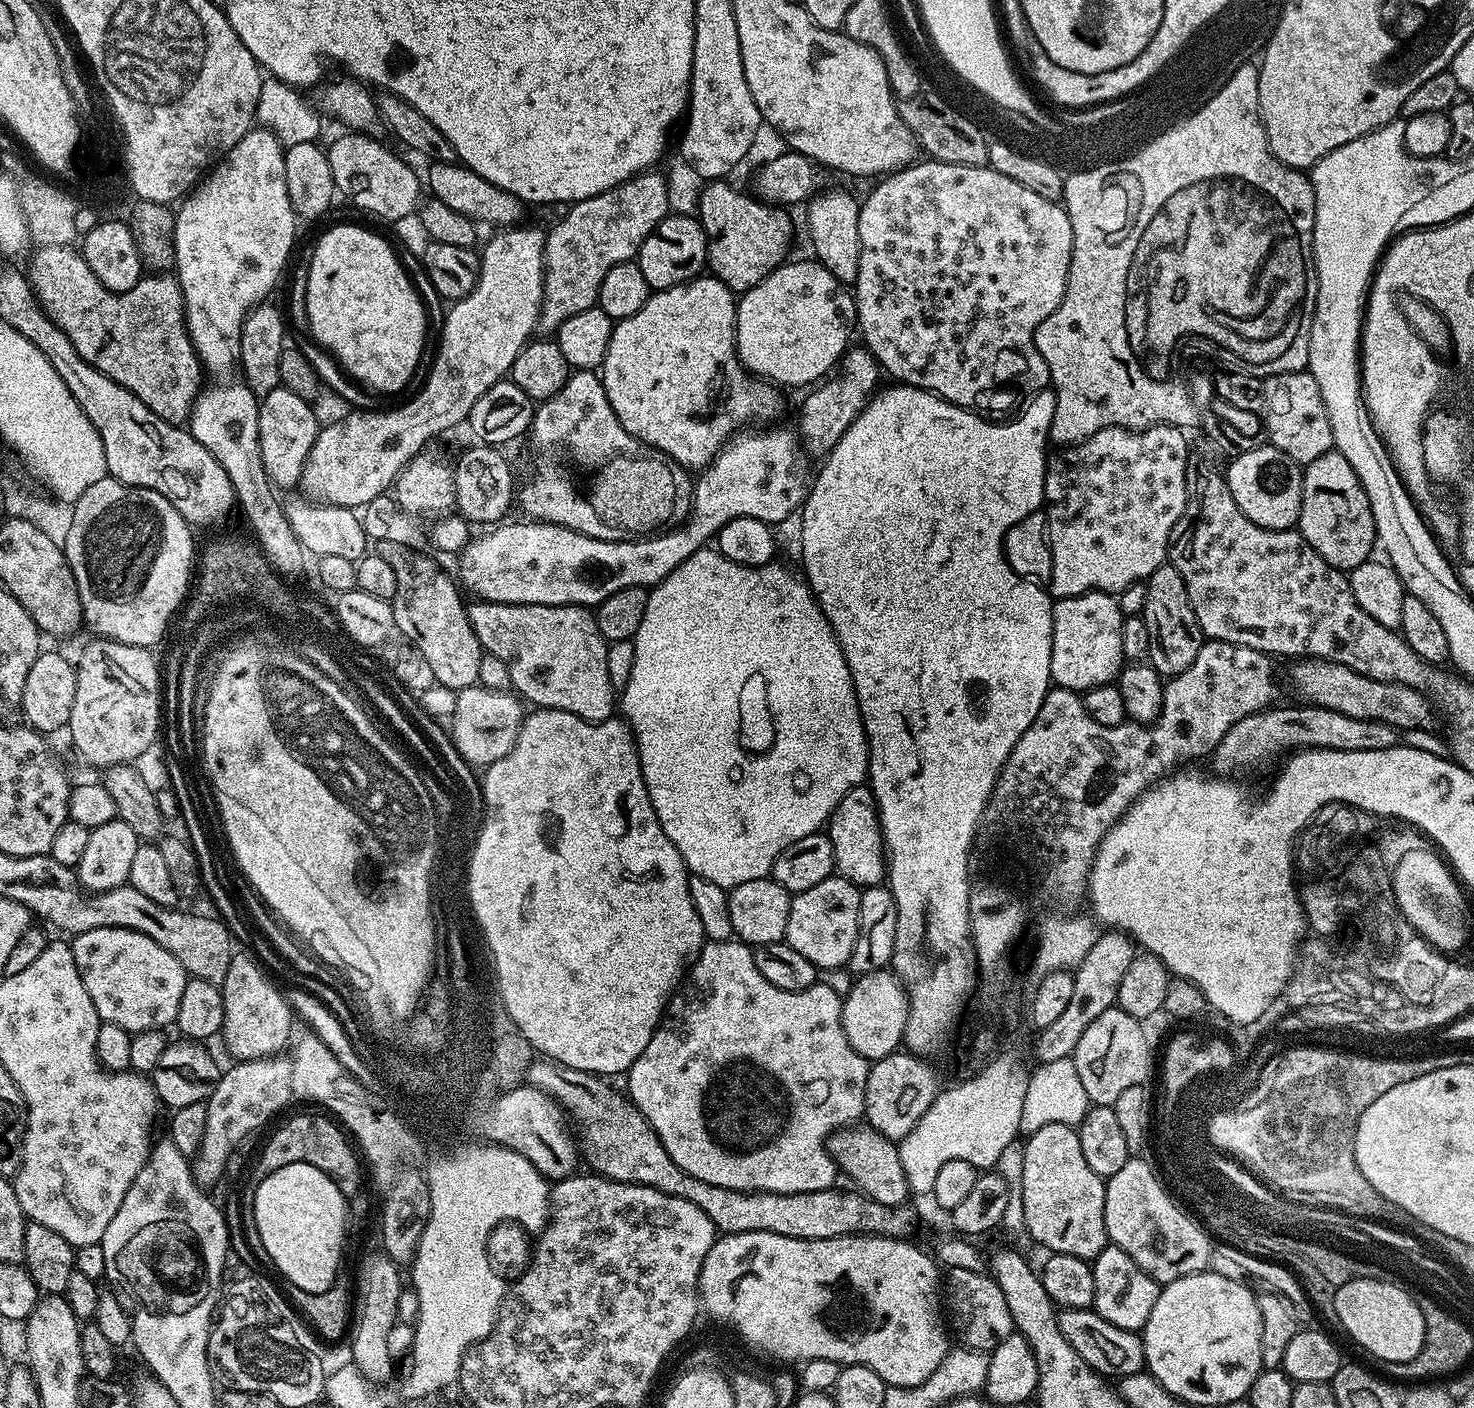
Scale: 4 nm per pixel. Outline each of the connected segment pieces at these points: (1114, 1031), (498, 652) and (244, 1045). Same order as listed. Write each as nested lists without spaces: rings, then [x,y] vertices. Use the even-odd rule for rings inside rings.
[[[1119,1006],[1106,1010],[1106,1014],[1098,1014],[1086,1031],[1078,1046],[1072,1051],[1071,1059],[1077,1067],[1079,1081],[1086,1090],[1089,1101],[1093,1105],[1106,1104],[1115,1106],[1118,1097],[1130,1086],[1148,1084],[1148,1075],[1152,1072],[1152,1044],[1144,1033],[1145,1025],[1126,1014]]]
[[[476,598],[467,605],[467,609],[468,617],[470,618],[470,626],[474,626],[474,634],[478,638],[481,649],[483,649],[485,653],[494,655],[495,658],[500,658],[502,662],[506,664],[506,669],[509,670],[510,678],[512,679],[511,687],[515,689],[515,691],[519,693],[529,705],[532,703],[532,706],[535,706],[536,708],[566,710],[578,718],[593,722],[597,720],[613,719],[614,712],[612,712],[612,704],[614,708],[614,696],[612,700],[612,672],[608,669],[609,645],[606,643],[604,636],[598,630],[595,615],[593,615],[587,607],[578,604],[495,604],[489,600]]]
[[[237,951],[230,962],[230,970],[226,970],[226,978],[220,989],[224,999],[224,1027],[222,1029],[222,1041],[230,1051],[236,1055],[237,1061],[261,1060],[263,1056],[274,1056],[285,1051],[284,1043],[291,1041],[294,1036],[292,1032],[292,1020],[294,1013],[285,1000],[285,993],[268,981],[269,973],[253,957],[246,953]]]

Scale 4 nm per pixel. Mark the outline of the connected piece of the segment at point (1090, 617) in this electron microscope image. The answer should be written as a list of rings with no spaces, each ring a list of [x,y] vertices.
[[[1095,590],[1080,596],[1065,596],[1052,605],[1052,653],[1050,670],[1052,684],[1057,688],[1068,688],[1071,692],[1083,694],[1090,688],[1111,684],[1119,677],[1120,669],[1125,667],[1122,650],[1122,622],[1124,613],[1120,610],[1119,599],[1115,595]]]

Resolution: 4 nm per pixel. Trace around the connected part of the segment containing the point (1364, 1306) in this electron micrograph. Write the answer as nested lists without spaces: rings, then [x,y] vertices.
[[[1358,1277],[1337,1287],[1334,1294],[1334,1320],[1348,1331],[1356,1344],[1361,1344],[1372,1356],[1385,1360],[1388,1366],[1405,1364],[1421,1355],[1424,1348],[1424,1312],[1404,1288],[1391,1279],[1378,1281]]]

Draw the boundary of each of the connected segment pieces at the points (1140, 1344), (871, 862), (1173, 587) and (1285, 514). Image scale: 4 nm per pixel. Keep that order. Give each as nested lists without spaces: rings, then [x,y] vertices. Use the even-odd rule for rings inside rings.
[[[1064,1308],[1057,1311],[1056,1321],[1062,1330],[1062,1338],[1066,1338],[1066,1342],[1078,1350],[1078,1358],[1099,1372],[1101,1377],[1119,1378],[1145,1371],[1144,1341],[1137,1333],[1122,1330],[1114,1326],[1114,1322],[1106,1322],[1106,1318],[1092,1308]]]
[[[871,787],[852,788],[834,806],[831,818],[826,825],[828,841],[832,843],[835,871],[857,888],[877,887],[886,876],[886,853],[884,851],[884,835],[880,829],[880,814],[876,810],[876,799]]]
[[[1165,562],[1150,574],[1146,581],[1146,602],[1142,613],[1146,630],[1150,630],[1150,650],[1147,663],[1151,664],[1161,677],[1171,678],[1182,674],[1198,658],[1198,650],[1206,639],[1203,630],[1194,618],[1190,598],[1186,594],[1186,582],[1172,564]]]
[[[1268,442],[1249,452],[1239,453],[1233,460],[1236,461],[1226,468],[1226,479],[1230,494],[1234,494],[1234,502],[1238,502],[1246,518],[1263,528],[1291,529],[1300,519],[1304,481],[1301,465]]]

